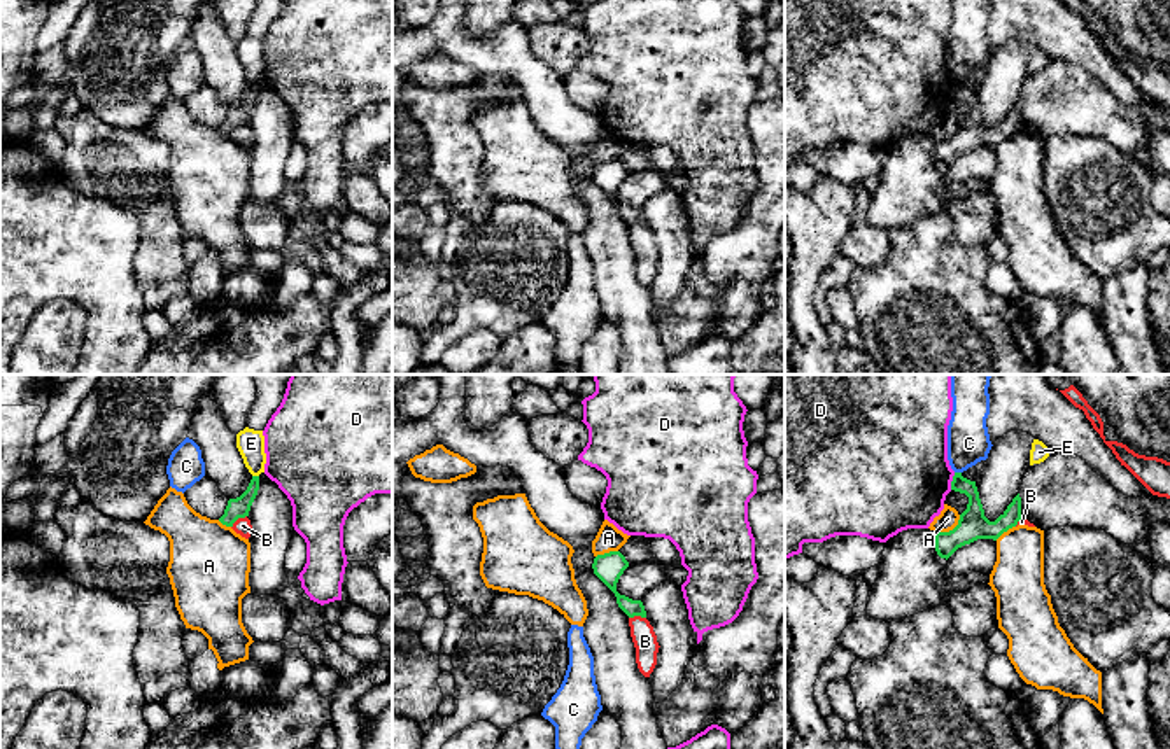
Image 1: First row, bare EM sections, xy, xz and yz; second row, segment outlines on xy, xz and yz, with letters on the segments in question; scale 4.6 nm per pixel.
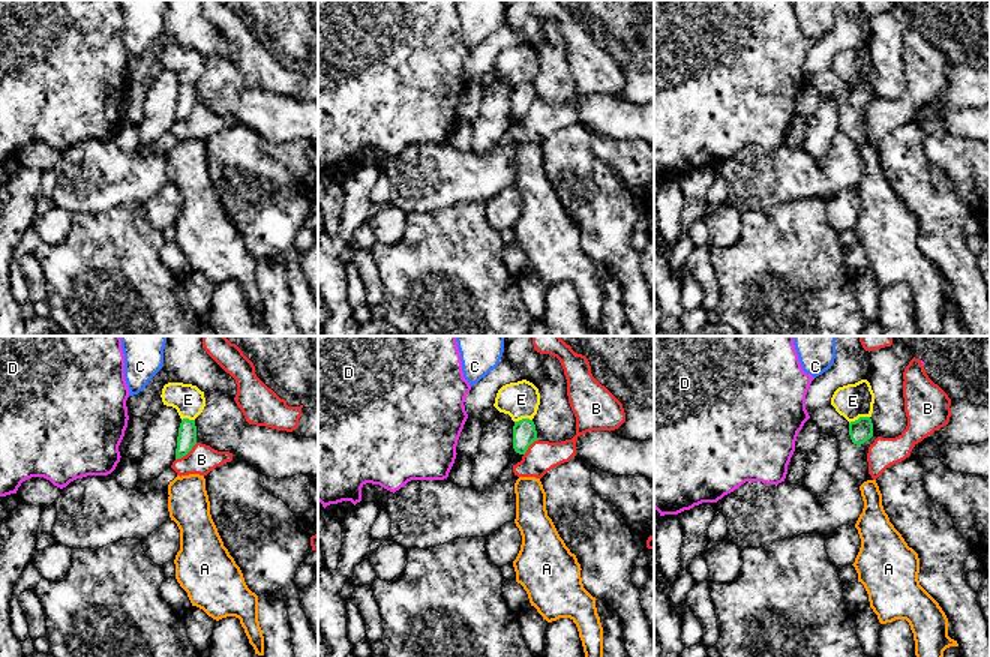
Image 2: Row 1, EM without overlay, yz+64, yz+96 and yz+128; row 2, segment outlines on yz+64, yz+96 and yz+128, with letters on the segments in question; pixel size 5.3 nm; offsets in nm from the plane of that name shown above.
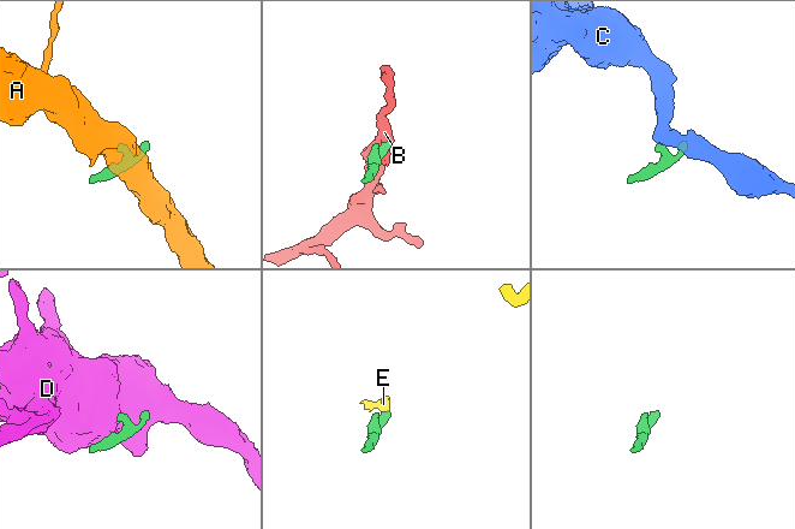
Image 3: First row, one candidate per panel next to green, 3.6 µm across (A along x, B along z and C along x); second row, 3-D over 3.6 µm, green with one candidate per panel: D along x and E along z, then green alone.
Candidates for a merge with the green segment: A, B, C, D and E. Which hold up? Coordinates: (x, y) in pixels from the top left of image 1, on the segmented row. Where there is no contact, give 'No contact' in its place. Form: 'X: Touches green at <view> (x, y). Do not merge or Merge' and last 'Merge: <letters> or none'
A: Touches green at yz (953, 529). Do not merge
B: Touches green at xy (237, 518). Do not merge
C: Touches green at yz (958, 473). Do not merge
D: Touches green at yz (951, 482). Do not merge
E: Touches green at xy (256, 476). Do not merge
Merge: none

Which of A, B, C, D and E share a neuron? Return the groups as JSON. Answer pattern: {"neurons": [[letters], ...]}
{"neurons": [["A"], ["B"], ["C", "E"], ["D"]]}

